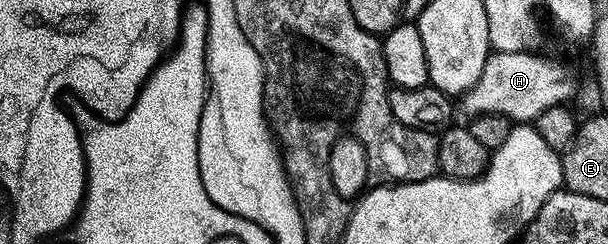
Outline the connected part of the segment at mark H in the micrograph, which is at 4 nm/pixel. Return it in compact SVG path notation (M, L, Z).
M492 52L481 72L479 82L462 95L467 116L504 114L515 124L531 124L554 106L570 103L575 94L575 74L559 62L546 62L539 52Z

